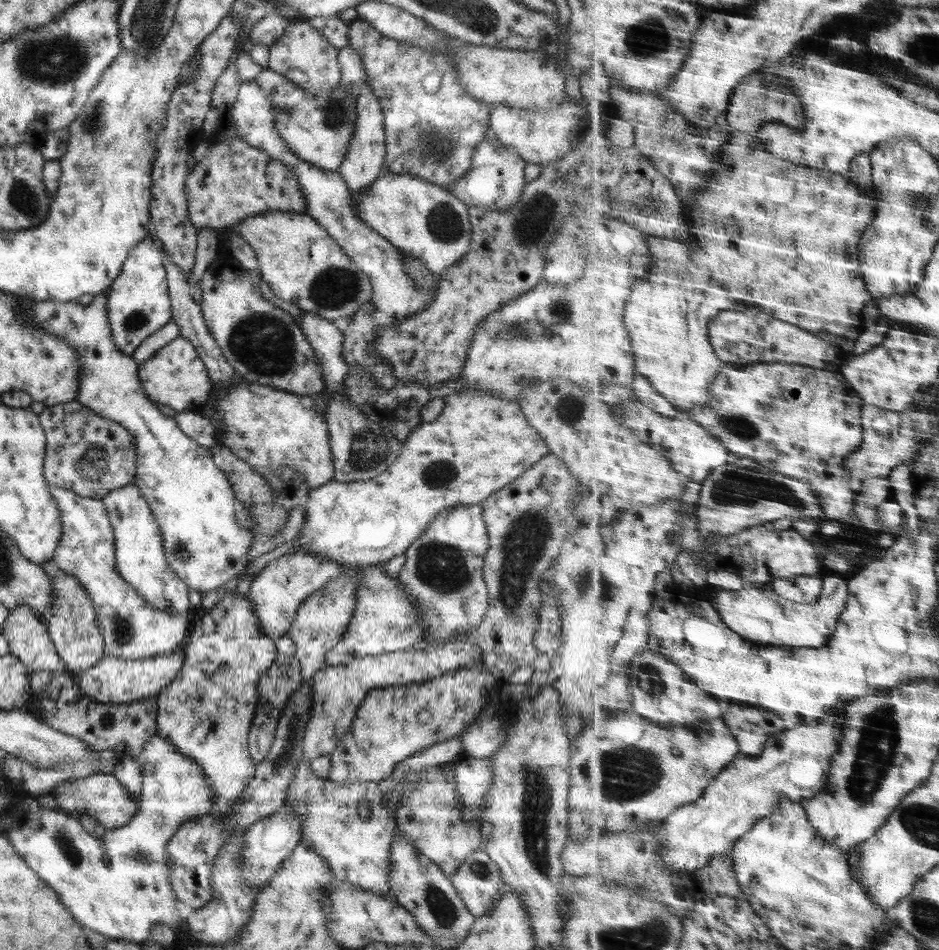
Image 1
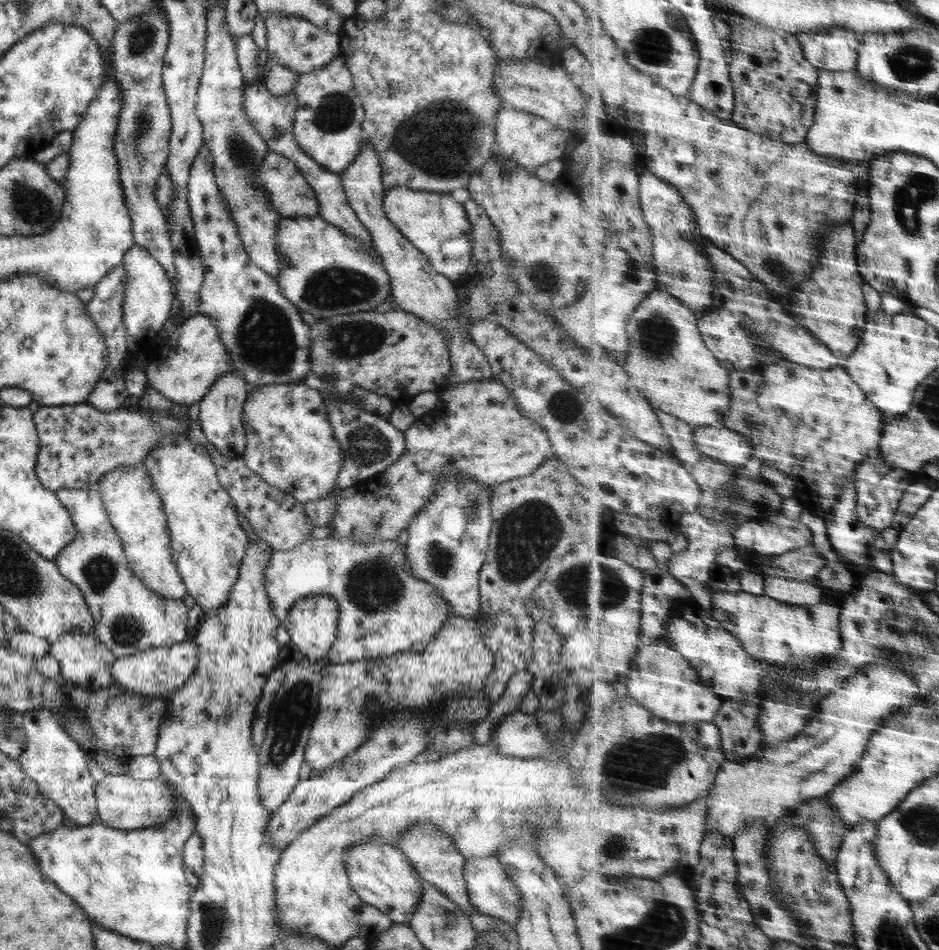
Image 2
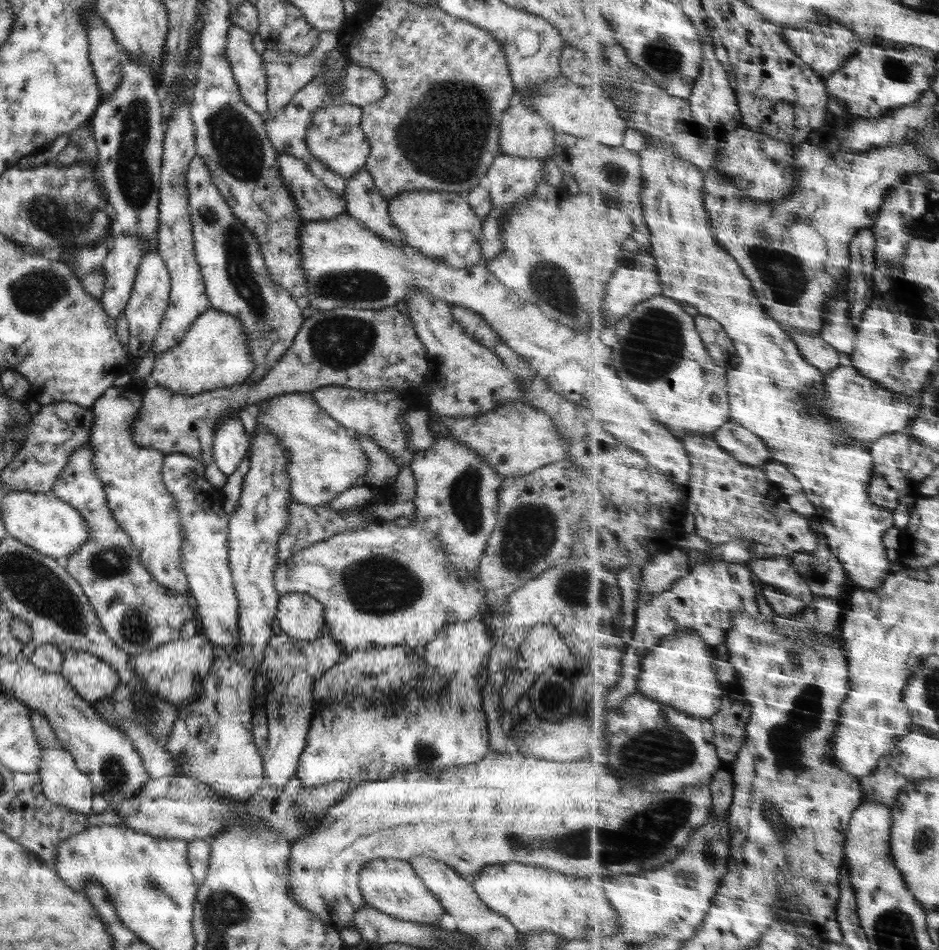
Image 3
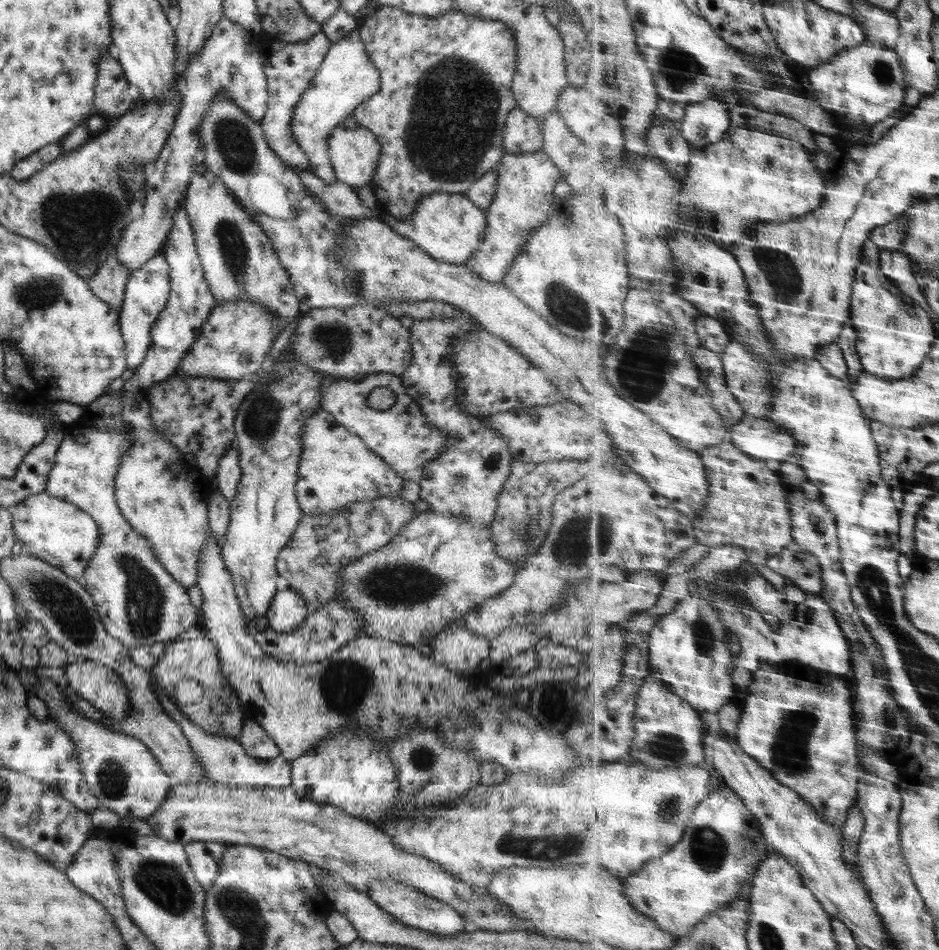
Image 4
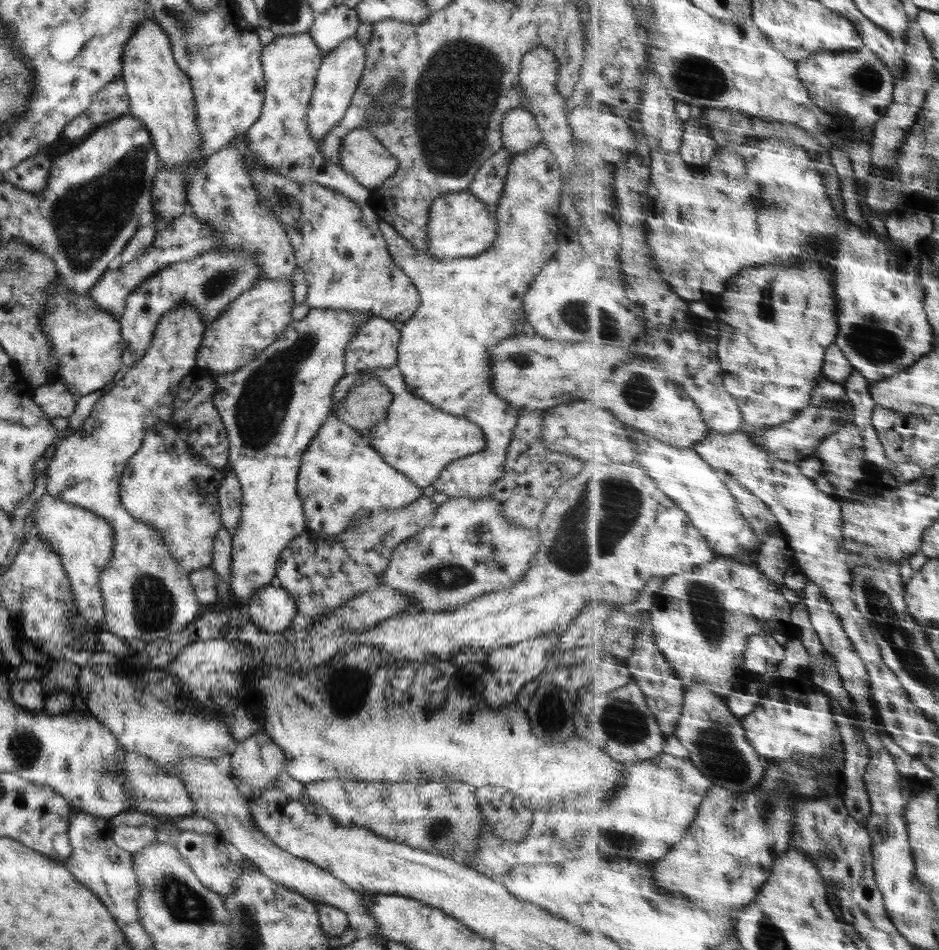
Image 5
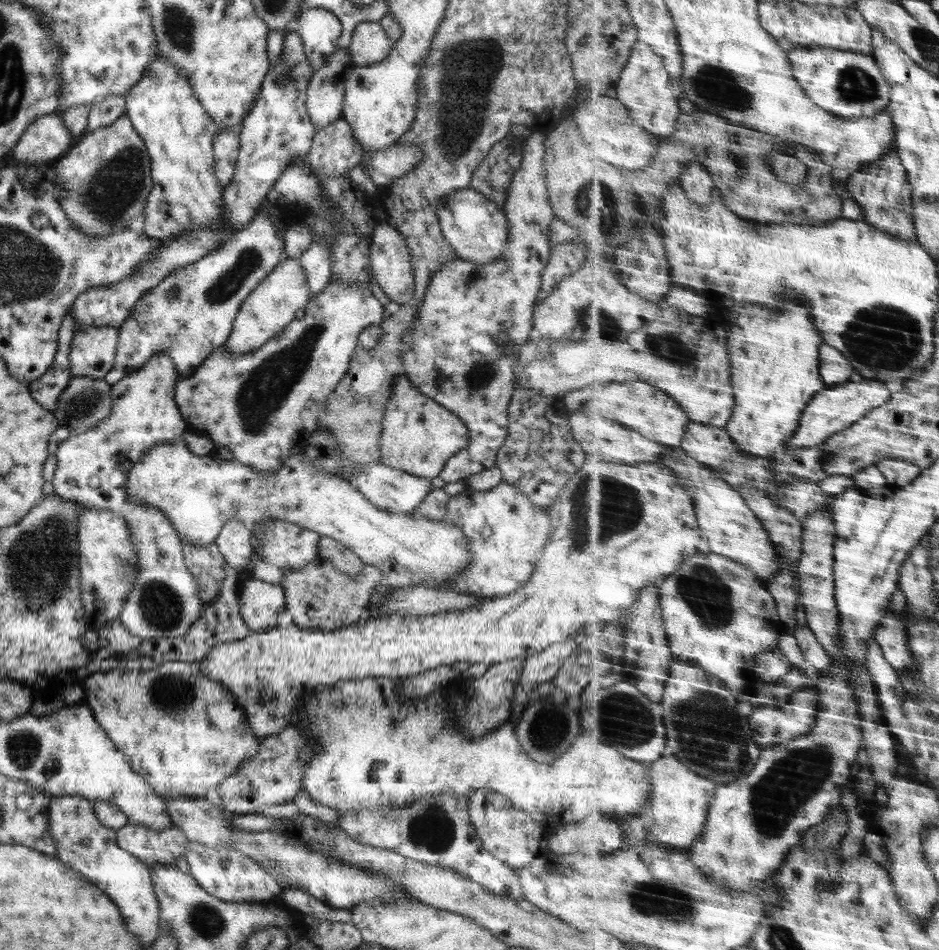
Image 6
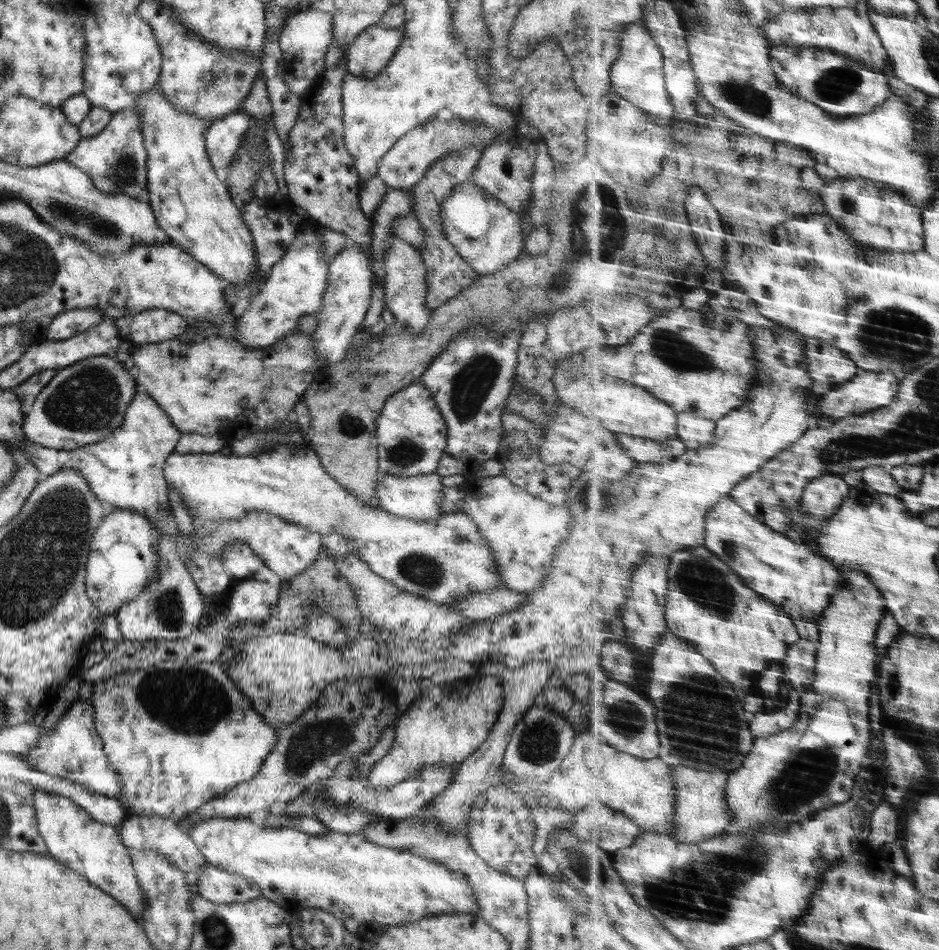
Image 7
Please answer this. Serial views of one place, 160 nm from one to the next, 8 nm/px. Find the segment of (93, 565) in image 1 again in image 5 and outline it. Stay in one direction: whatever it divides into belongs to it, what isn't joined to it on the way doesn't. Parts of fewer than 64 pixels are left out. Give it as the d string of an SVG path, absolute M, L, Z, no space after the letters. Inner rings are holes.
M178 304L164 314L155 325L150 343L143 356L131 367L124 369L123 377L93 404L89 415L79 430L71 437L57 441L53 457L46 466L46 494L63 502L83 507L104 518L113 533L113 546L109 563L100 572L98 587L103 601L104 619L101 630L115 634L135 645L156 641L168 634L180 631L195 620L199 604L193 594L188 574L175 566L169 555L163 536L152 526L133 518L121 506L118 481L127 460L139 449L147 429L157 423L169 423L175 388L189 371L196 367L196 354L204 331L200 314L188 304Z

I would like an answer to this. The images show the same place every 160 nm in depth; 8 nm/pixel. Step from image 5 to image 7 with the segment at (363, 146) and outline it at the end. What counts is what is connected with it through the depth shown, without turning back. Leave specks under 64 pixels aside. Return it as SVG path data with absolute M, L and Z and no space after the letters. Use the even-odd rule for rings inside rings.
M430 118L403 134L391 145L391 148L379 159L376 175L386 187L409 191L436 160L447 156L450 152L461 150L468 144L478 146L482 152L485 146L492 143L492 139L492 130L481 121L480 125L472 125L461 124L457 118L448 121Z

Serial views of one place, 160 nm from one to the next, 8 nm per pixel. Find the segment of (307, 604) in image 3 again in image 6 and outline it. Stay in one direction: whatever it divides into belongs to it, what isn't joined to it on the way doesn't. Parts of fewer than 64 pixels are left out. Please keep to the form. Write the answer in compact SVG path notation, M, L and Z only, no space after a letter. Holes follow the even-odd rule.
M249 577L241 579L237 587L240 617L250 632L274 628L277 614L285 609L282 588Z

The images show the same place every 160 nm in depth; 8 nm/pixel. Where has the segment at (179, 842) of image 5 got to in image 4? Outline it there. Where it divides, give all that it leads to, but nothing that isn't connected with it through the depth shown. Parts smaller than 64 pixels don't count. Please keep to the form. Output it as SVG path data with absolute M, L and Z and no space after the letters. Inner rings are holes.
M190 842L182 845L195 880L207 892L217 876L224 844L218 842Z

